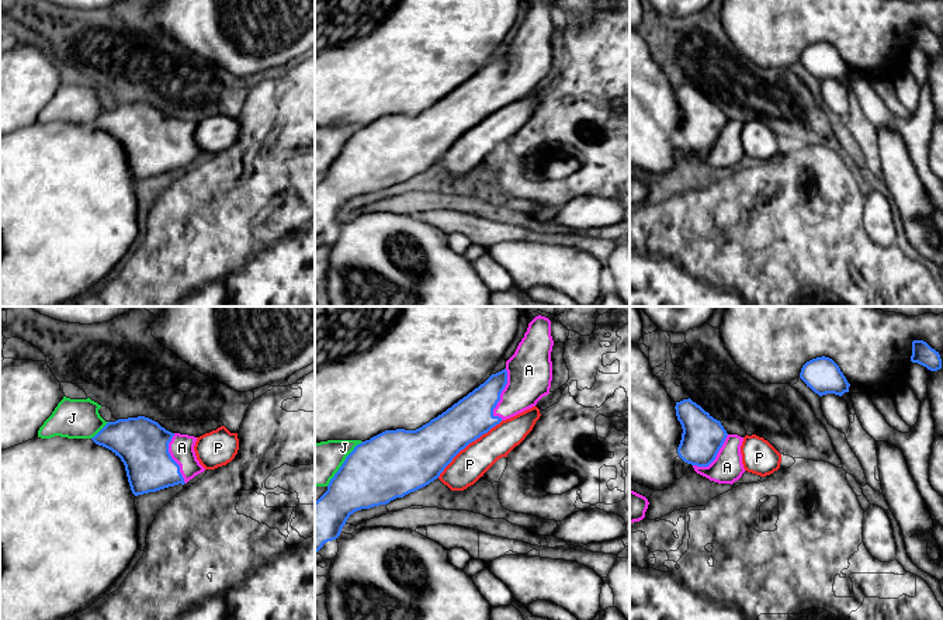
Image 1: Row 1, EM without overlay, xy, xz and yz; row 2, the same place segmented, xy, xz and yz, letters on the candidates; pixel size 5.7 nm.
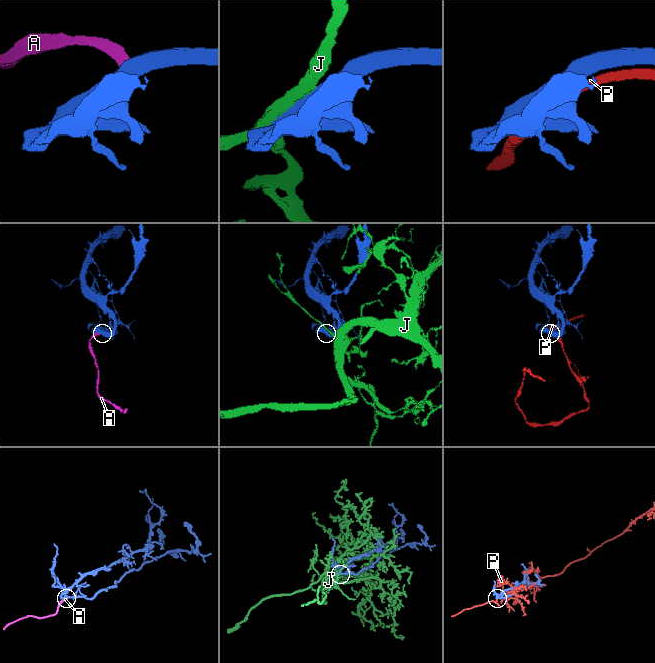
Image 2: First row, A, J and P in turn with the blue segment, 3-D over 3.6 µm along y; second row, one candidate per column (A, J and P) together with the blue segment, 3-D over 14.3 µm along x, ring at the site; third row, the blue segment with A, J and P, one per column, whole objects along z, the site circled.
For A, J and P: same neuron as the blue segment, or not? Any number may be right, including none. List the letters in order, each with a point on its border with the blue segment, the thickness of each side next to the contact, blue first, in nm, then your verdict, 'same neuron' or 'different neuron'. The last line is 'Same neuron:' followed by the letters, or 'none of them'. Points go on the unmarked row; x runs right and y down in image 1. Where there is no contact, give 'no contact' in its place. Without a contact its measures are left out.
A: meets blue in xz at (499, 80); 240 nm thick on the blue side, 260 nm on the other; same neuron
J: meets blue in xz at (343, 148); 380 nm thick on the blue side, 240 nm on the other; different neuron
P: meets blue in xz at (468, 128); 280 nm thick on the blue side, 190 nm on the other; different neuron
Same neuron: A

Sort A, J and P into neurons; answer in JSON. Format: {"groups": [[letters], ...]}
{"groups": [["A"], ["J"], ["P"]]}

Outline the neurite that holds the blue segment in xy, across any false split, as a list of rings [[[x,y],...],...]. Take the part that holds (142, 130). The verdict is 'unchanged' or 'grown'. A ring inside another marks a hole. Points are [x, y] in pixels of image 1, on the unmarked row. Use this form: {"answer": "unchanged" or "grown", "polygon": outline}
{"answer": "grown", "polygon": [[[128,103],[108,107],[91,125],[111,135],[125,150],[128,167],[135,181],[156,177],[174,170],[184,170],[205,156],[197,145],[197,122],[171,118],[157,107],[145,103]]]}

